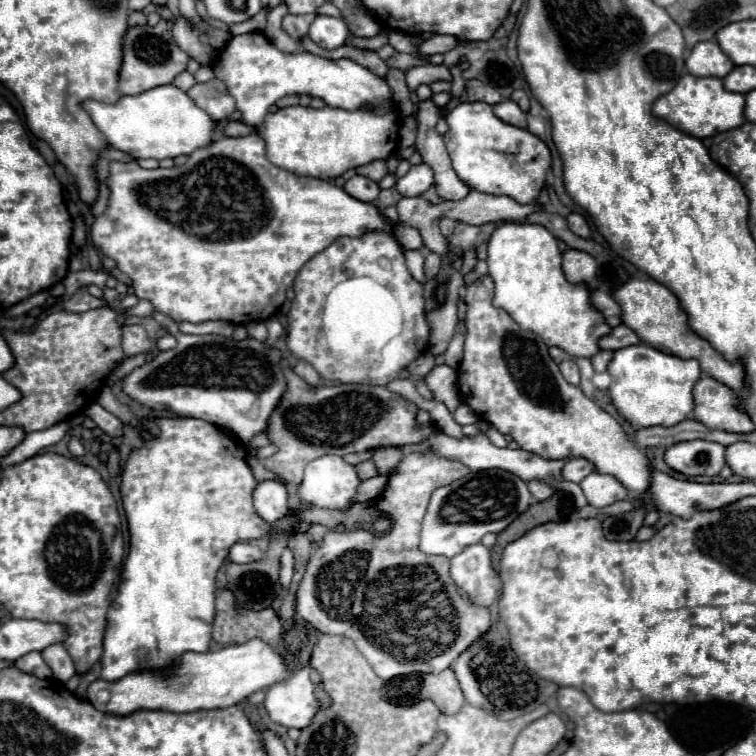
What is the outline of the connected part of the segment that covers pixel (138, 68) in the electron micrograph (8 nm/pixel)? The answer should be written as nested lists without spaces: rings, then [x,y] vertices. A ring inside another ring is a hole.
[[[159,21],[157,25],[147,27],[129,27],[123,35],[123,59],[119,69],[119,85],[117,91],[123,95],[137,95],[147,89],[167,85],[175,75],[185,71],[189,55],[177,47],[167,29],[167,21]]]

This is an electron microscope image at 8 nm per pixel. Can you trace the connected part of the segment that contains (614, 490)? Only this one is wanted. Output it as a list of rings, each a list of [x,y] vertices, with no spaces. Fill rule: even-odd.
[[[597,471],[587,475],[579,485],[583,489],[583,495],[587,497],[587,503],[593,507],[607,507],[629,497],[629,491],[615,477]]]

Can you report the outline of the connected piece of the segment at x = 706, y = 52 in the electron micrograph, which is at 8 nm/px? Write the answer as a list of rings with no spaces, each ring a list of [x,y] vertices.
[[[715,41],[697,43],[691,49],[685,65],[687,65],[687,71],[695,77],[719,77],[719,79],[723,79],[733,69],[731,59],[721,51],[721,47]]]

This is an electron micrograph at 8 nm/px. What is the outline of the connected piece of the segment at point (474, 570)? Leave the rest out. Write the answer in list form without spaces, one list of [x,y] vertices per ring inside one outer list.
[[[481,543],[463,549],[451,559],[451,577],[481,607],[489,607],[503,587],[499,573],[491,565],[489,549]]]

